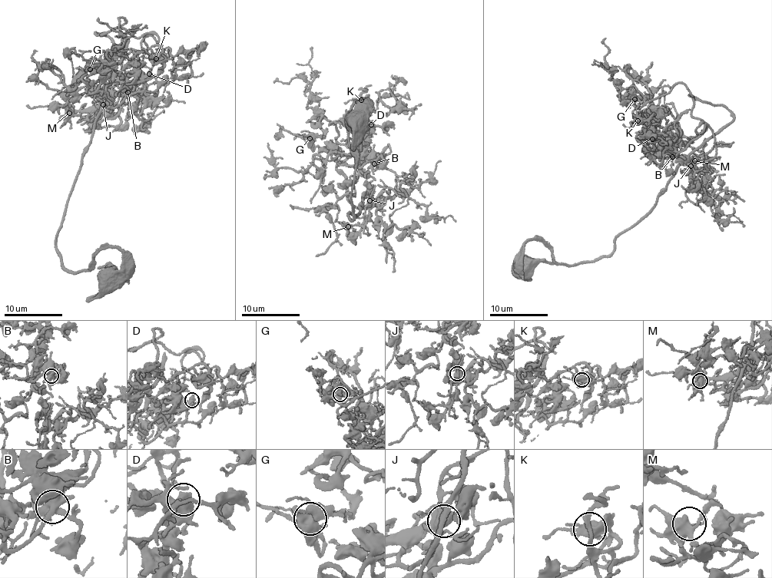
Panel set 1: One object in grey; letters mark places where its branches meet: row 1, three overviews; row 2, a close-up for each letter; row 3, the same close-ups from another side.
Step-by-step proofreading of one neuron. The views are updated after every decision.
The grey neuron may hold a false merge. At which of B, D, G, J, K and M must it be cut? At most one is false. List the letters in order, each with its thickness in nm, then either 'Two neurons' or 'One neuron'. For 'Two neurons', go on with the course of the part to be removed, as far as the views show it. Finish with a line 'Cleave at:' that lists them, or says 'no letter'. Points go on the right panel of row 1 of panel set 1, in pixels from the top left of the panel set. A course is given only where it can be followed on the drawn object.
B: Thickness 500 nm. One neuron
D: Thickness 500 nm. One neuron
G: Thickness 550 nm. One neuron
J: Thickness 480 nm. One neuron
K: Thickness 500 nm. One neuron
M: Thickness 480 nm. One neuron
Cleave at: no letter

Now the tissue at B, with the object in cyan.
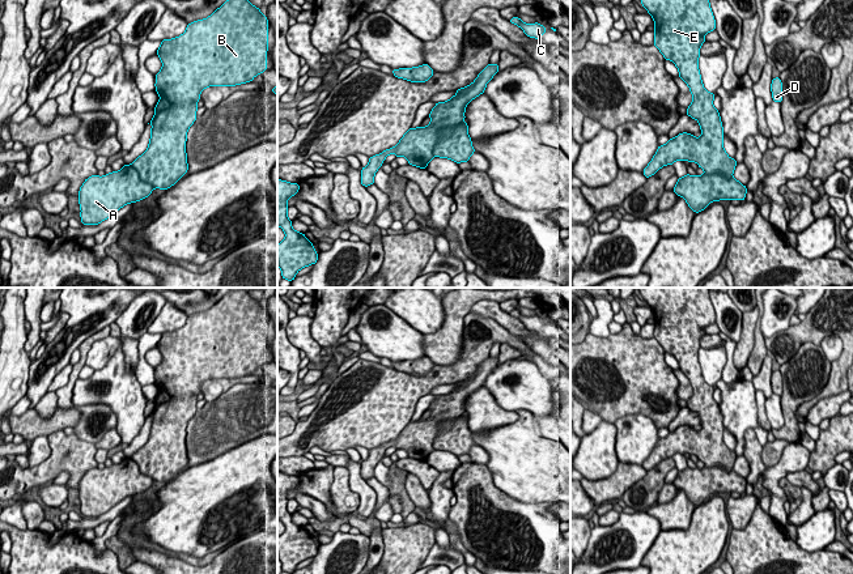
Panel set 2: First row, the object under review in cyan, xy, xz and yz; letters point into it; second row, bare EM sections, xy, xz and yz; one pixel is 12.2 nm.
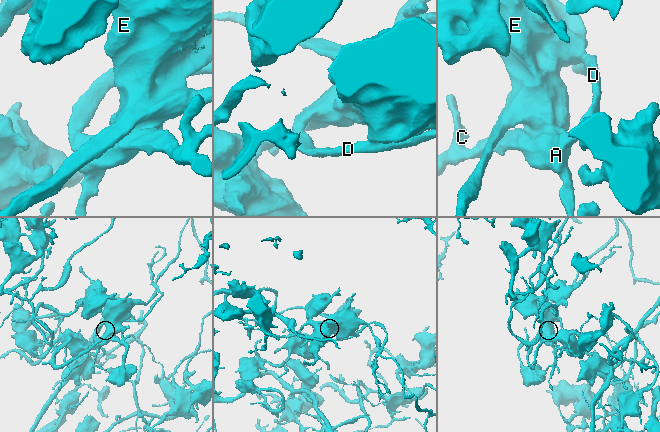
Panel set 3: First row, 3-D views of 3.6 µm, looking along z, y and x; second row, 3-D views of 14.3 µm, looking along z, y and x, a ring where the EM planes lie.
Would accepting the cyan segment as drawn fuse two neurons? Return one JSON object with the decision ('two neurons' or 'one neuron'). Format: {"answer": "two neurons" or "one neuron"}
{"answer": "one neuron"}

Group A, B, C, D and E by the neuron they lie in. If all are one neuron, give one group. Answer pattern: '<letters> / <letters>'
A B C D E

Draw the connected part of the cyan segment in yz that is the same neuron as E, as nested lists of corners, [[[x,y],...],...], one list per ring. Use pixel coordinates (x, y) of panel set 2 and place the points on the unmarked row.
[[[638,288],[642,299],[654,312],[654,339],[661,344],[666,353],[671,353],[679,370],[688,378],[693,390],[686,407],[696,412],[701,421],[701,429],[695,430],[683,425],[670,431],[665,438],[659,438],[649,458],[642,467],[646,472],[654,468],[661,460],[672,458],[675,454],[696,455],[704,463],[704,468],[686,467],[678,472],[674,485],[682,489],[688,499],[699,506],[712,494],[746,492],[747,480],[734,469],[737,459],[735,450],[730,451],[723,442],[723,420],[718,403],[713,399],[714,388],[705,383],[699,363],[700,340],[705,333],[704,328],[716,323],[716,312],[710,302],[709,288]]]

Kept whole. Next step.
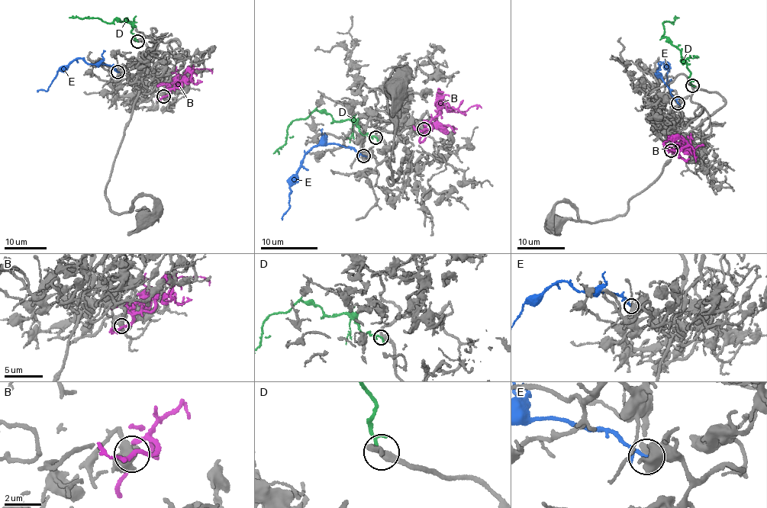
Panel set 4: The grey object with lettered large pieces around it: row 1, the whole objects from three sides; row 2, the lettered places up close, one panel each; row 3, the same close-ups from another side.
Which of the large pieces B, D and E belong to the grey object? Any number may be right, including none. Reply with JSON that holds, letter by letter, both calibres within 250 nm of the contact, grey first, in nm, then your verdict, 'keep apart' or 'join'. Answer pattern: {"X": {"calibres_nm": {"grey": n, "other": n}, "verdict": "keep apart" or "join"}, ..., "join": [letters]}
{"B": {"calibres_nm": {"grey": 500, "other": 200}, "verdict": "join"}, "D": {"calibres_nm": {"grey": 320, "other": 150}, "verdict": "keep apart"}, "E": {"calibres_nm": {"grey": 190, "other": 140}, "verdict": "keep apart"}, "join": ["B"]}

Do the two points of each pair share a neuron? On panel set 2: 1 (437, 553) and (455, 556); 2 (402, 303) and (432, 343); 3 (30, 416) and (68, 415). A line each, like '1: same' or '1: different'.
1: same
2: different
3: same

